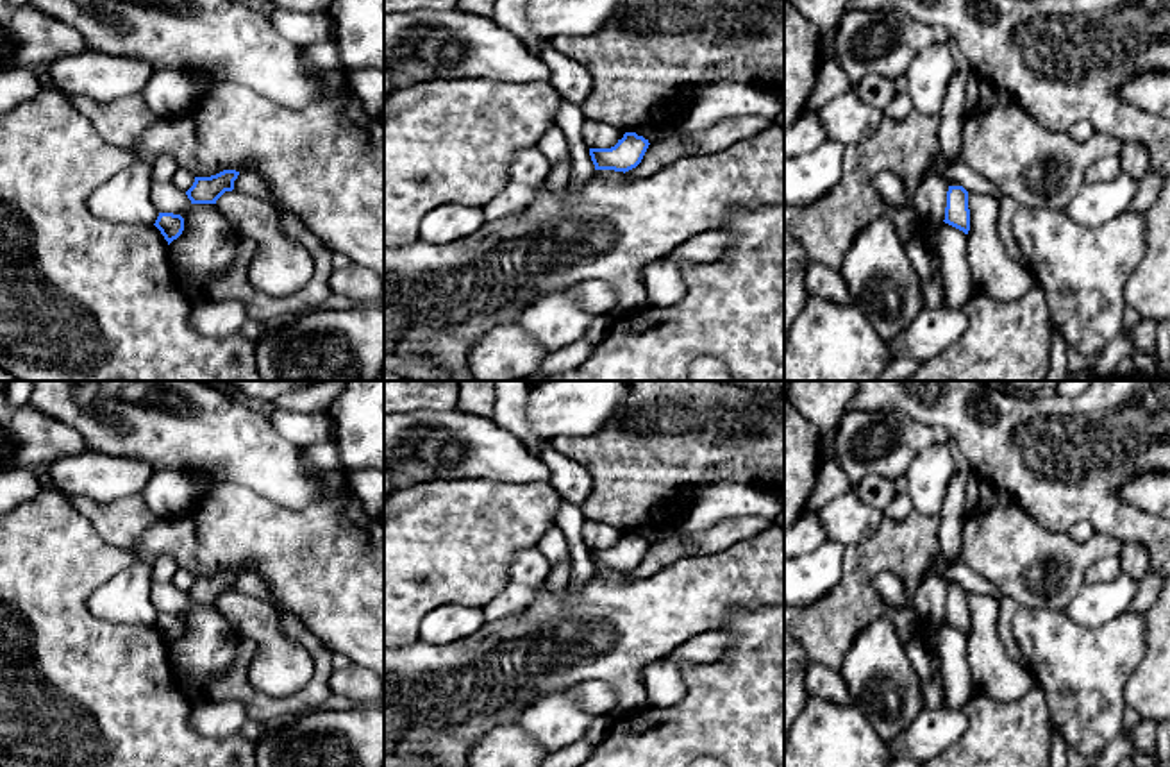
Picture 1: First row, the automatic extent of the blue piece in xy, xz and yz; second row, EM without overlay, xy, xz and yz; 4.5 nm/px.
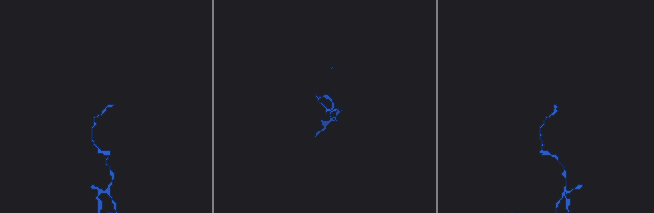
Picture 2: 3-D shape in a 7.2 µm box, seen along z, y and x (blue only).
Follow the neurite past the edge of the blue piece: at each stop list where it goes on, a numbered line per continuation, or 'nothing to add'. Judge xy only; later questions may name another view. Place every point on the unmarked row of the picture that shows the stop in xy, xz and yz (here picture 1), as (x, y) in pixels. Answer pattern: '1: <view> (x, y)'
nothing to add

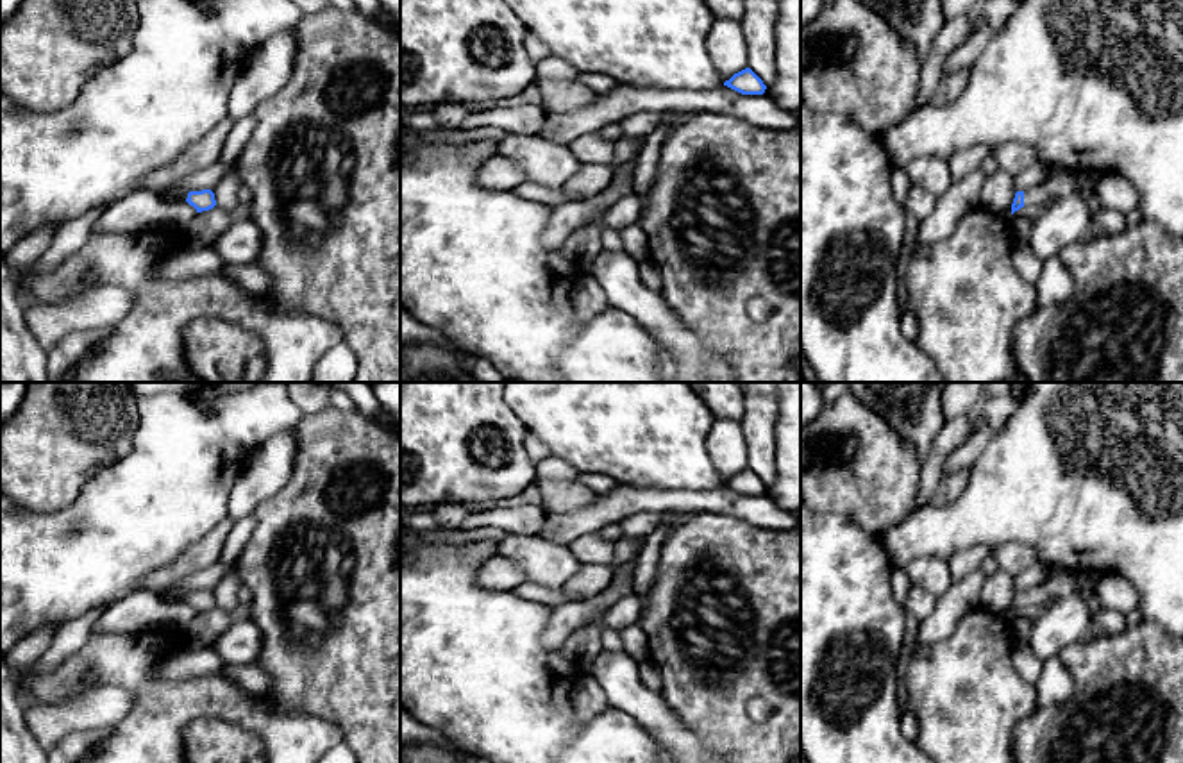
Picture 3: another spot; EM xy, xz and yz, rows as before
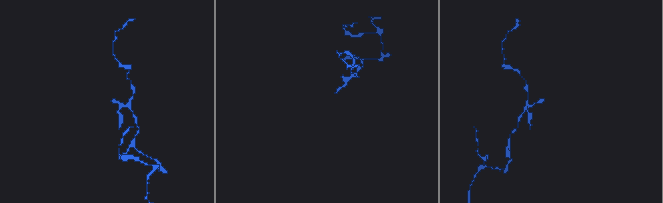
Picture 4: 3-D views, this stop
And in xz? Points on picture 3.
nothing to add

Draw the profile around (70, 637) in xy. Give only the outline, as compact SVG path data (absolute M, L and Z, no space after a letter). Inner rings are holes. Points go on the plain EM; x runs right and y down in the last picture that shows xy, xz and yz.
M109 606L89 609L86 615L59 625L46 652L30 667L32 674L52 674L70 656L77 654L93 633L93 624L104 615L107 608Z

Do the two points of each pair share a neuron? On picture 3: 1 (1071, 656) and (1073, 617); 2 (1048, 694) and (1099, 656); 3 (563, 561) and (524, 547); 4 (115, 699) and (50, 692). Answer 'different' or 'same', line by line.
1: different
2: different
3: same
4: different

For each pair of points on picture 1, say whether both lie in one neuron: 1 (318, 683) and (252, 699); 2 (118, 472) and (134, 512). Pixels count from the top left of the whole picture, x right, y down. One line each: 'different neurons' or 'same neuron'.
1: same neuron
2: different neurons

